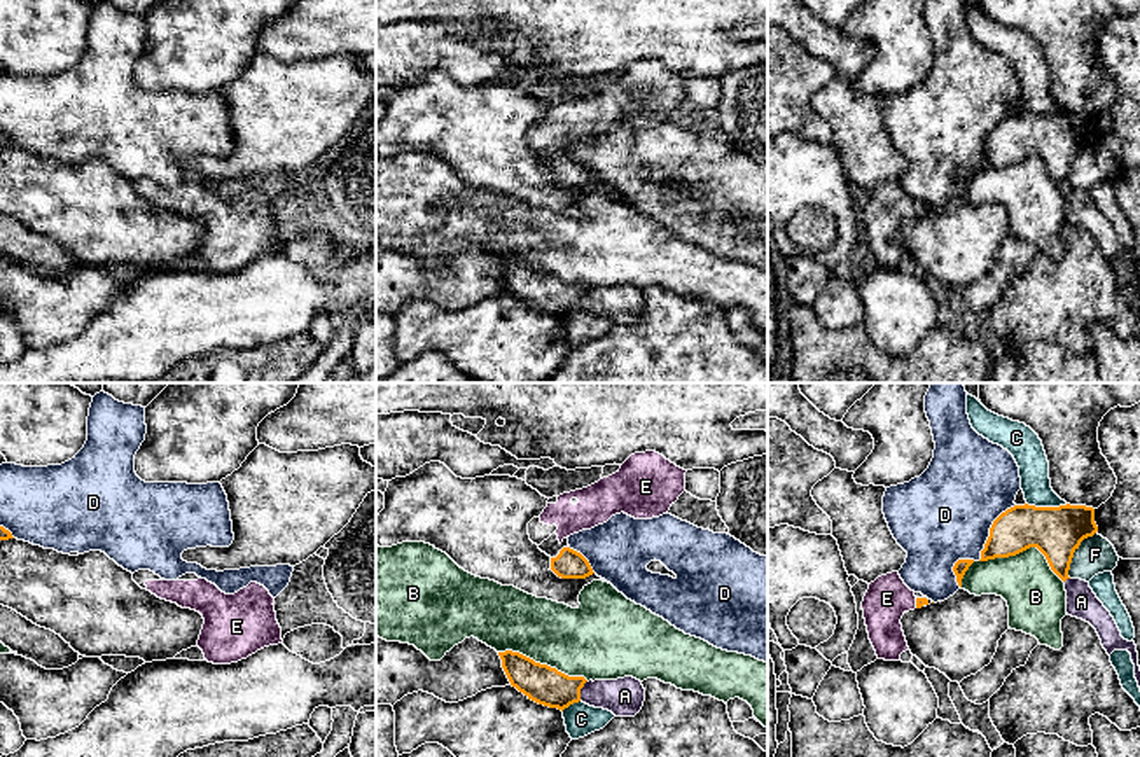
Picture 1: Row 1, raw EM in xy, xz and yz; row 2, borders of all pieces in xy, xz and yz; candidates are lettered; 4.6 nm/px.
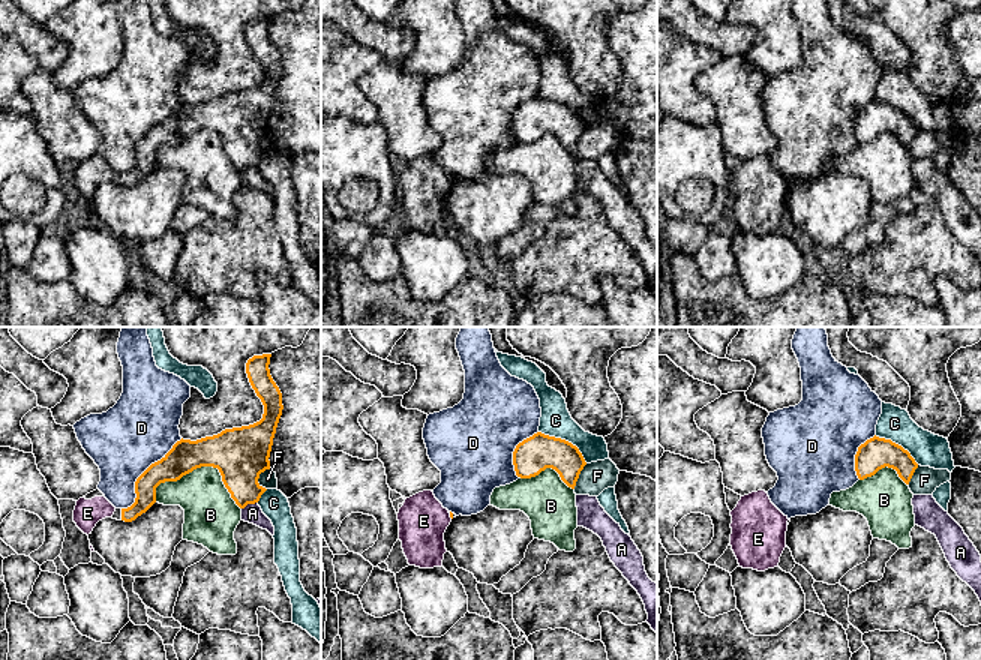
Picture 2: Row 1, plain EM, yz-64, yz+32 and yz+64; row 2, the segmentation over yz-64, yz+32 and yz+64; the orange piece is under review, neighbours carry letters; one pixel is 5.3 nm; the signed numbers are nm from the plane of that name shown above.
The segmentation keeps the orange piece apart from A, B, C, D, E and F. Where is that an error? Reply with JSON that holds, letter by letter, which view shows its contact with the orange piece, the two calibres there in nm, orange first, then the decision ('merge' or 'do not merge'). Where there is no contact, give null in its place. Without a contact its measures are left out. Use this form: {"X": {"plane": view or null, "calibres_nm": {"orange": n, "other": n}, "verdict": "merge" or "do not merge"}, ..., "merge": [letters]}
{"A": {"plane": "xz", "calibres_nm": {"orange": 180, "other": 180}, "verdict": "do not merge"}, "B": {"plane": "yz", "calibres_nm": {"orange": 240, "other": 280}, "verdict": "do not merge"}, "C": {"plane": "yz", "calibres_nm": {"orange": 240, "other": 140}, "verdict": "do not merge"}, "D": {"plane": "yz", "calibres_nm": {"orange": 200, "other": 420}, "verdict": "do not merge"}, "E": {"plane": "yz", "calibres_nm": {"orange": 50, "other": 200}, "verdict": "merge"}, "F": {"plane": "yz", "calibres_nm": {"orange": 240, "other": 170}, "verdict": "do not merge"}, "merge": ["E"]}

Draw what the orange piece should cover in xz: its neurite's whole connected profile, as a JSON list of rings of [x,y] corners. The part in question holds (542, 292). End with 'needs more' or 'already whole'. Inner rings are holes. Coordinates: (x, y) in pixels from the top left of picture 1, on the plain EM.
[[[512,259],[498,264],[511,294],[528,308],[561,320],[580,309],[580,297],[587,290],[584,285],[568,285]]]; already whole

